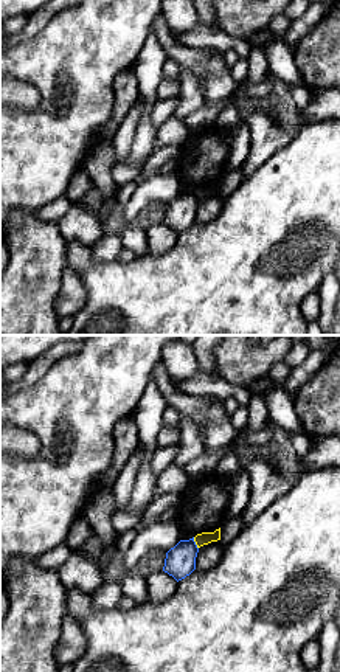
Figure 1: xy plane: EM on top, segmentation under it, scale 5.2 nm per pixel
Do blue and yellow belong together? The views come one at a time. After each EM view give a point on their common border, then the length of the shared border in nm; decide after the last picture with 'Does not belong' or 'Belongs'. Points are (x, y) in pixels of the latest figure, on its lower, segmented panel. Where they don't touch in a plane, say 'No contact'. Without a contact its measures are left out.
Touches blue at (194, 543). Shared border 70 nm

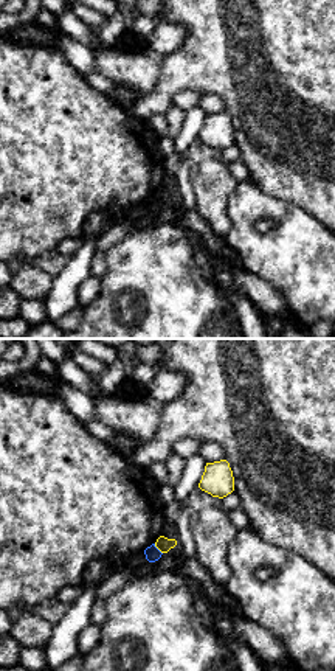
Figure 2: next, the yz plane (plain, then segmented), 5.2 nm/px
Touches blue at (157, 549). Shared border 70 nm

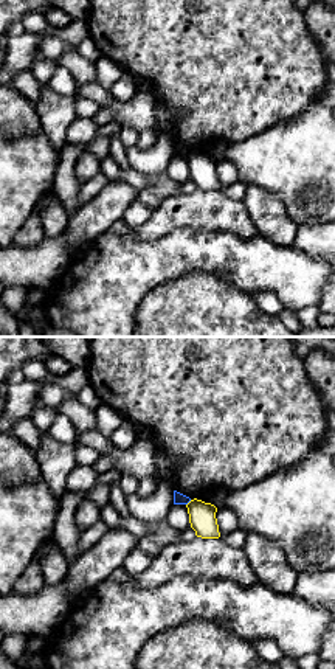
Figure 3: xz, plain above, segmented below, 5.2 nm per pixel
Touches blue at (188, 502). Shared border 40 nm

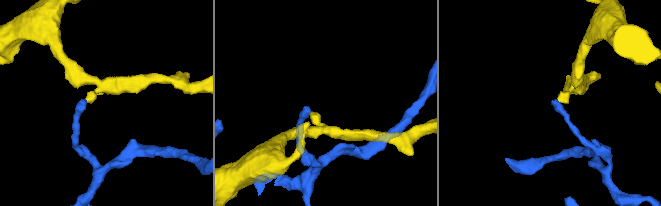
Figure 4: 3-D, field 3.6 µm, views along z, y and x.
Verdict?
Does not belong

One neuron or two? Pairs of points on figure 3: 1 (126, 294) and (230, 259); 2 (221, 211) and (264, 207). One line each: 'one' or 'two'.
1: one
2: two

